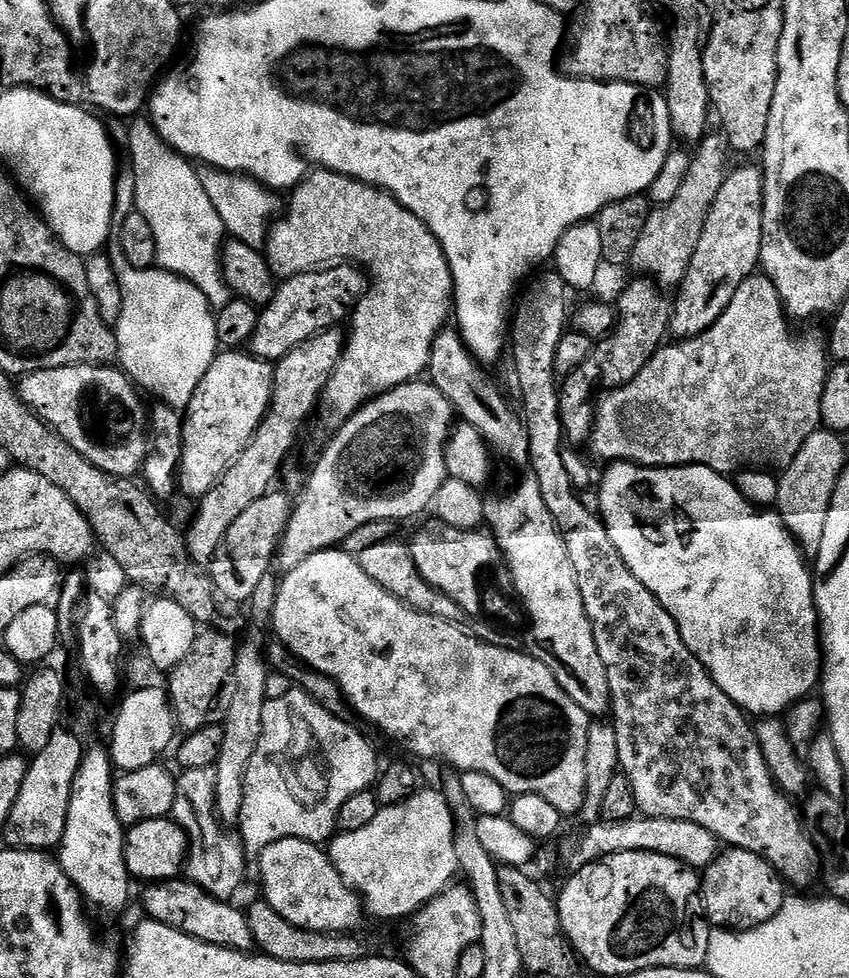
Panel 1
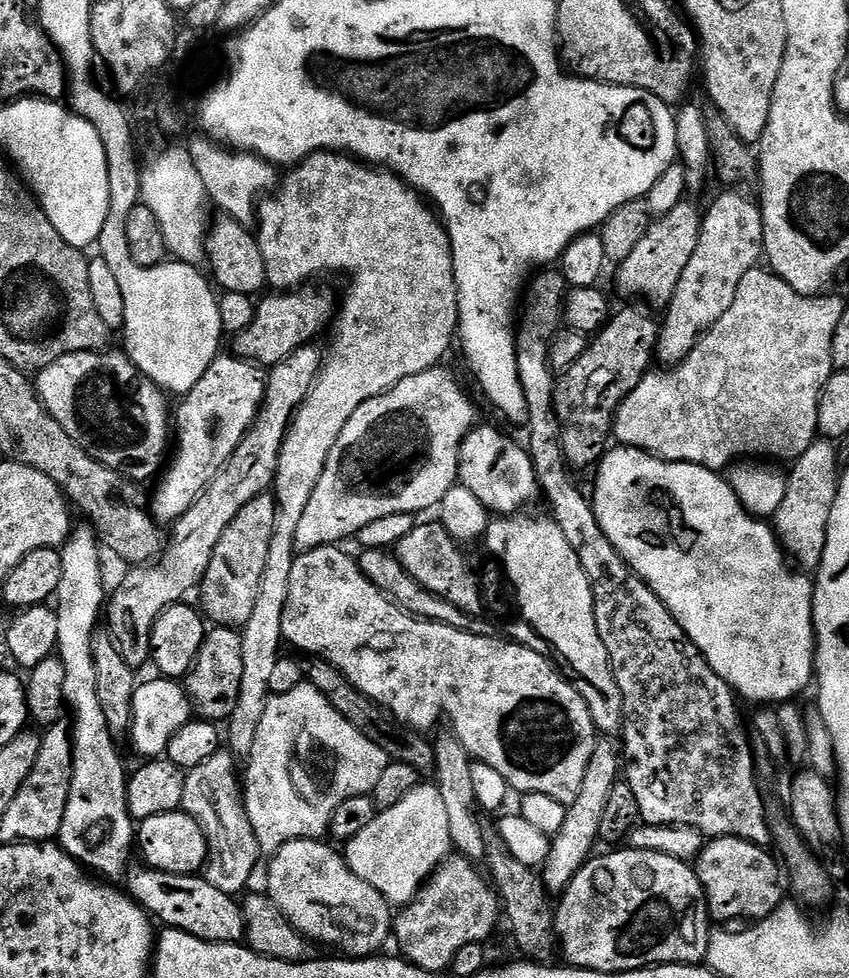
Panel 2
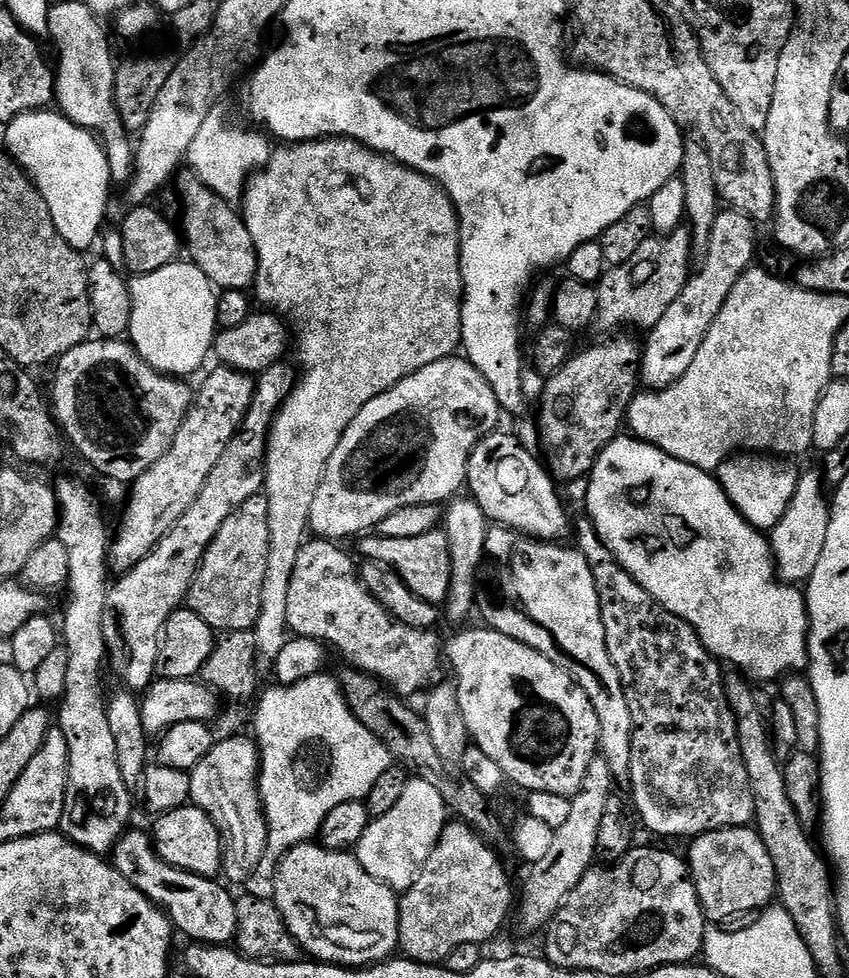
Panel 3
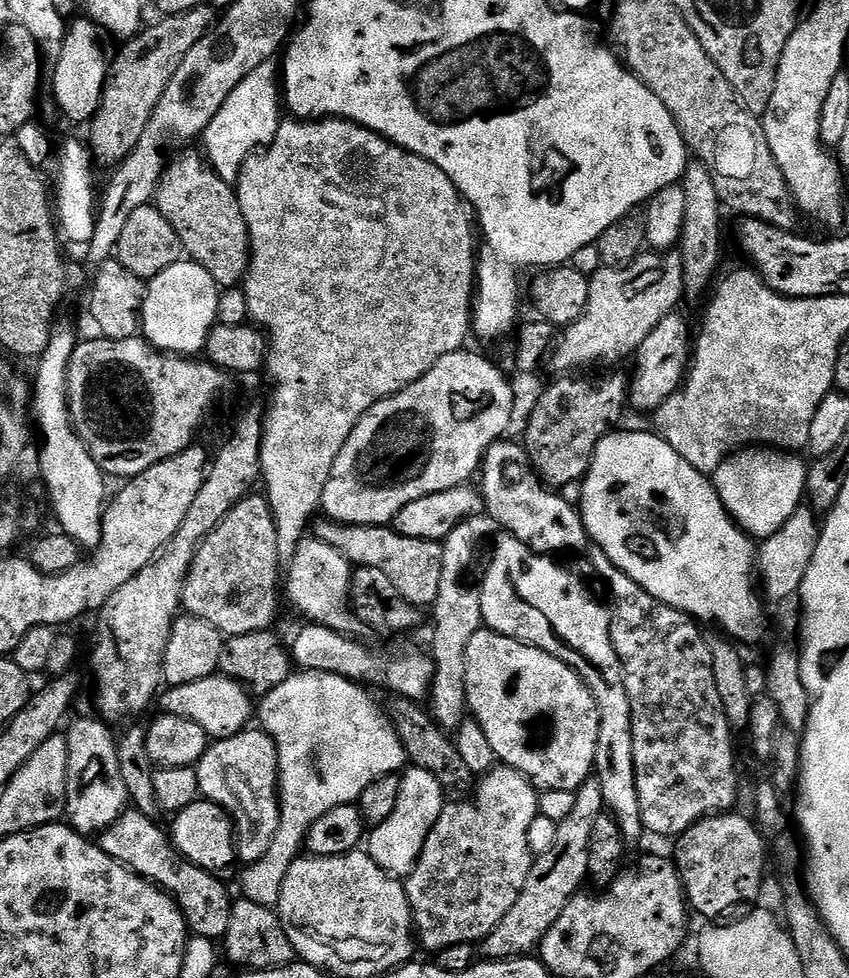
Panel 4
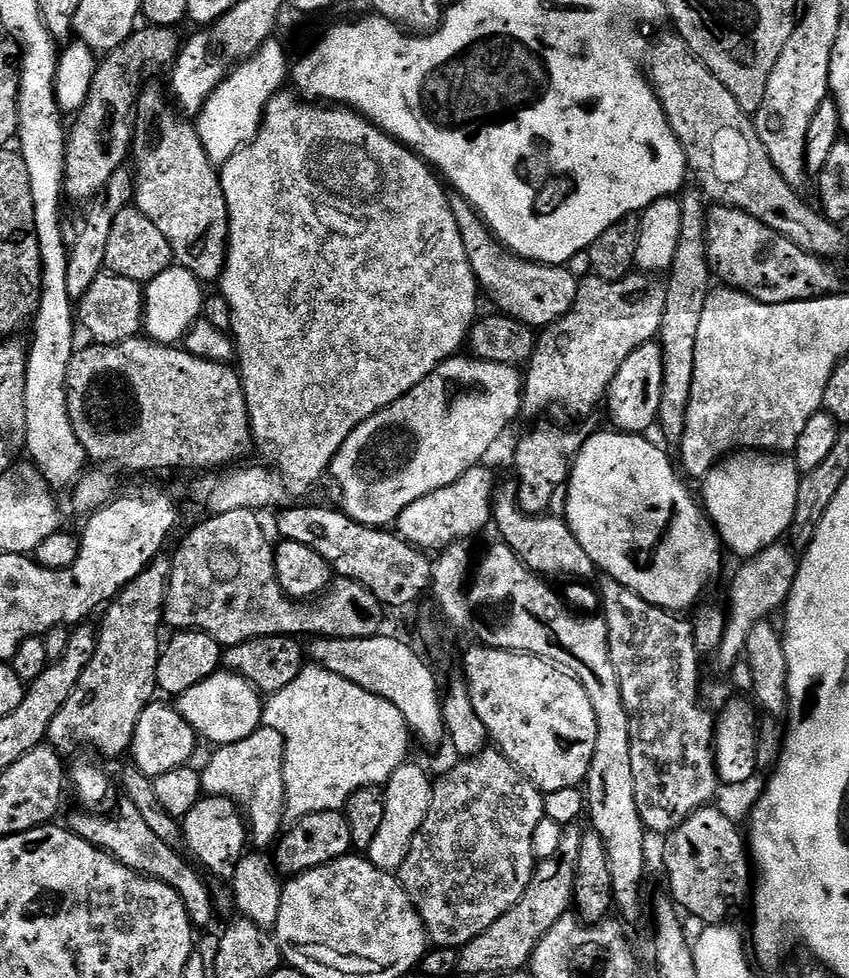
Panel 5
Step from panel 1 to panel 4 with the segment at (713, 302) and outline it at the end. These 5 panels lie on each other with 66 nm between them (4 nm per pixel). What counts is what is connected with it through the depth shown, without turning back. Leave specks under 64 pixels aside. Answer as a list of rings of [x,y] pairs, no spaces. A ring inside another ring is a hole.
[[[673,314],[662,318],[654,330],[642,342],[639,352],[635,353],[636,373],[630,376],[630,404],[640,412],[655,413],[671,396],[679,392],[686,380],[686,369],[690,364],[690,336],[688,340],[688,324]]]

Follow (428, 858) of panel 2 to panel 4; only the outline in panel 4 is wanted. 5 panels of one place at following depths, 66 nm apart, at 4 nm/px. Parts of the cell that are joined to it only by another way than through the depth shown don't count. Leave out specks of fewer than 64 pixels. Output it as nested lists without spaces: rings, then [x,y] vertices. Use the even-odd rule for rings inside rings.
[[[409,767],[400,776],[398,802],[394,806],[394,814],[390,814],[390,818],[386,818],[386,822],[382,822],[377,828],[371,829],[367,837],[366,851],[372,857],[372,861],[390,876],[407,877],[418,862],[422,846],[430,830],[438,822],[445,803],[446,791],[438,778],[428,770]]]

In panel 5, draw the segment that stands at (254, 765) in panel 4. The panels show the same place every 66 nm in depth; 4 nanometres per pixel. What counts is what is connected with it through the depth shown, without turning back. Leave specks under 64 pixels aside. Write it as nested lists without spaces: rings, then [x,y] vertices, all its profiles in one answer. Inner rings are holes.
[[[263,726],[257,728],[254,734],[250,734],[249,738],[244,738],[240,742],[234,742],[230,744],[224,744],[217,747],[213,752],[214,756],[211,758],[208,765],[202,768],[201,780],[203,782],[204,792],[207,795],[213,796],[226,796],[228,799],[235,800],[239,806],[244,809],[244,814],[246,817],[246,822],[249,826],[249,835],[253,845],[260,850],[266,850],[264,848],[268,847],[271,843],[272,845],[279,839],[279,836],[283,833],[287,821],[287,806],[285,804],[285,744],[284,739],[276,730],[276,728],[265,728]]]

